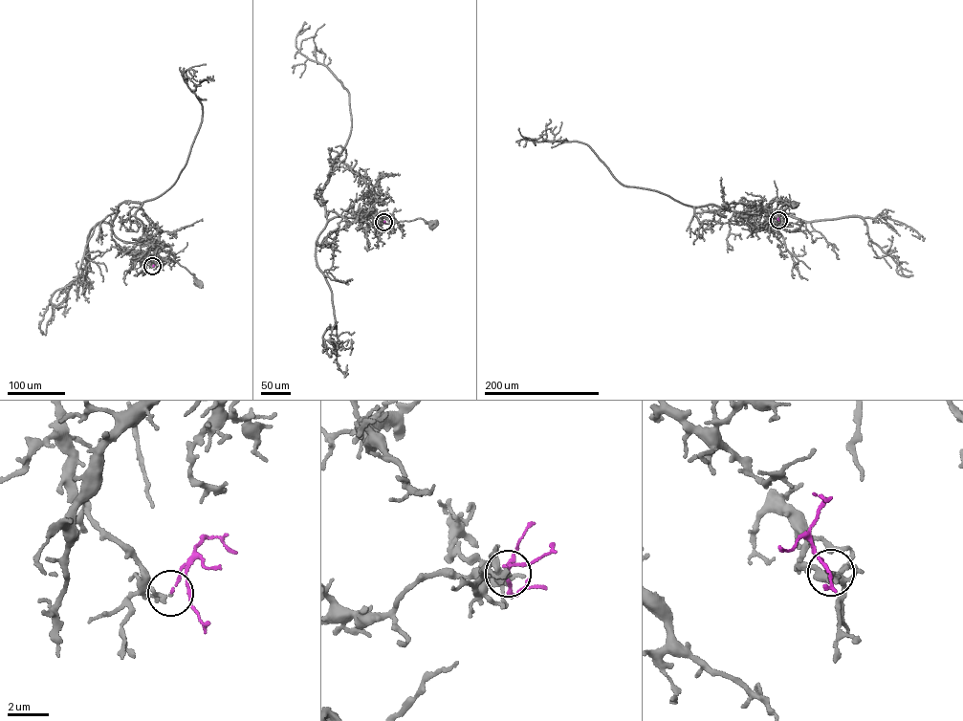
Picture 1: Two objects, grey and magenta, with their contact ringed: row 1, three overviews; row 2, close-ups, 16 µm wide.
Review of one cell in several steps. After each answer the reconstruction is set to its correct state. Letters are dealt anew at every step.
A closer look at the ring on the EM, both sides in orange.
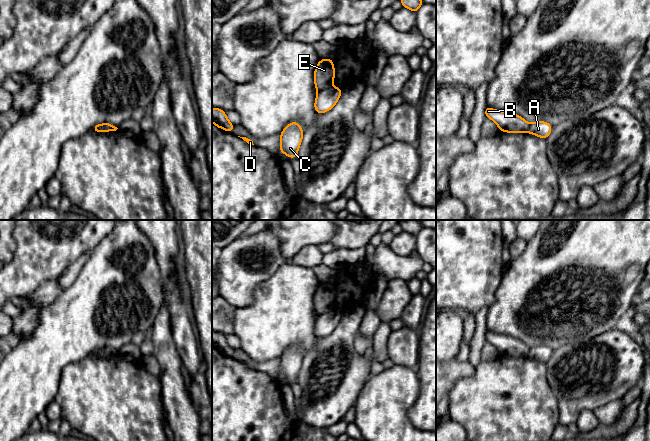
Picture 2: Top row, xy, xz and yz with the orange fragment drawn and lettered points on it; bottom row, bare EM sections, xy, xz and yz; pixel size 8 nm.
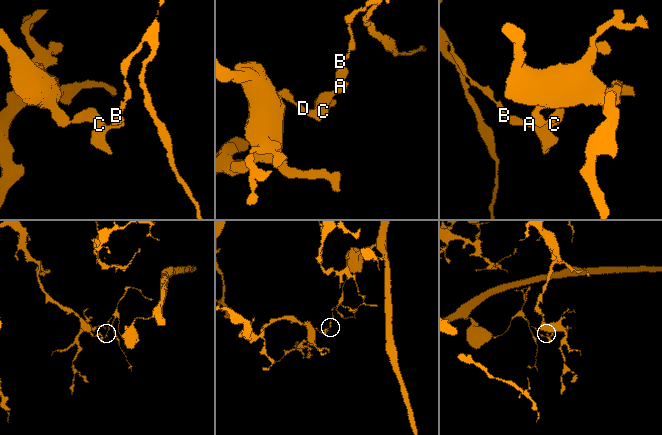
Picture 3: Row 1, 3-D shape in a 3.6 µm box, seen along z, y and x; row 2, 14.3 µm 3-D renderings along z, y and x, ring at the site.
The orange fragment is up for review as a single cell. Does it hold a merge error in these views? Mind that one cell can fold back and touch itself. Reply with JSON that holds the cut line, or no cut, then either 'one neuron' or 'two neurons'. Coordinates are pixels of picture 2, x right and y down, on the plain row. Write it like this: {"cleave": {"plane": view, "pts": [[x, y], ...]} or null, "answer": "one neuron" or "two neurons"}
{"cleave": {"plane": "xz", "pts": [[332, 310], [318, 315]]}, "answer": "two neurons"}

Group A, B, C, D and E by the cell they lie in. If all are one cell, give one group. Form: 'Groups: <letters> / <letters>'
Groups: A C D / B E

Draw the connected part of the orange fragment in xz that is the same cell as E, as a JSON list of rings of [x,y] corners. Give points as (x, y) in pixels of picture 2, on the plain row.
[[[326,282],[318,286],[314,295],[314,308],[317,315],[322,315],[332,311],[335,302],[335,293],[332,283]]]

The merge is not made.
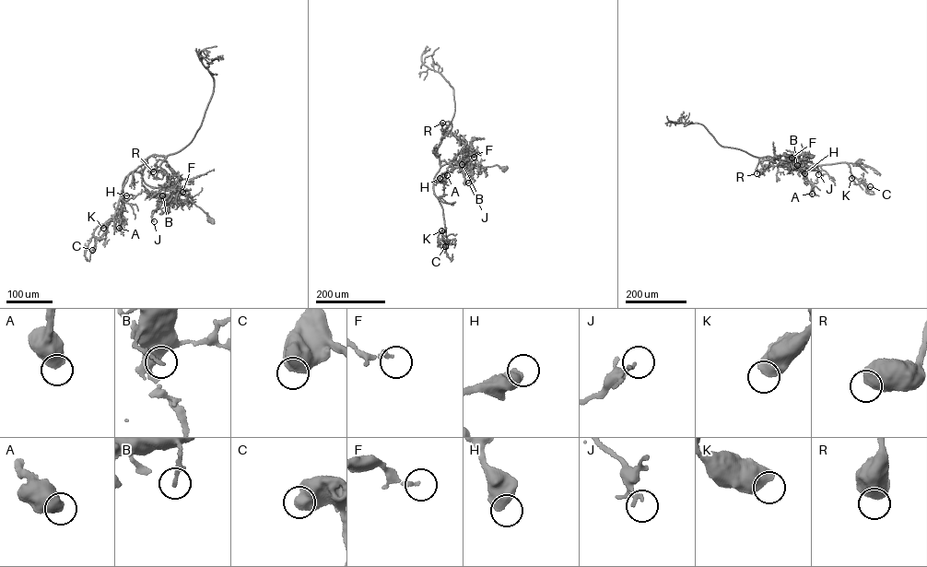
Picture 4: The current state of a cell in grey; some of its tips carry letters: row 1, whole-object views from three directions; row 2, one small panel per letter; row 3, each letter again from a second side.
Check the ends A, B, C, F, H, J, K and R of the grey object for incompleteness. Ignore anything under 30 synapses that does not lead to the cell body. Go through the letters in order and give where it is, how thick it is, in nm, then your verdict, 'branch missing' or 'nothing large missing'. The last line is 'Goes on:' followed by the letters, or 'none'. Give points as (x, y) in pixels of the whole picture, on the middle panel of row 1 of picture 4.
A: place (447, 175); calibre 700 nm; nothing large missing
B: place (462, 164); calibre 220 nm; nothing large missing
C: place (445, 246); calibre 750 nm; nothing large missing
F: place (474, 157); calibre 160 nm; nothing large missing
H: place (440, 178); calibre 650 nm; nothing large missing
J: place (468, 183); calibre 170 nm; nothing large missing
K: place (441, 230); calibre 850 nm; nothing large missing
R: place (442, 123); calibre 900 nm; nothing large missing
Goes on: none

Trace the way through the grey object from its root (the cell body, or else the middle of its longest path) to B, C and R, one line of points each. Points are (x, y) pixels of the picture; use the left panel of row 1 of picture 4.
B: (210, 218), (191, 201), (180, 198), (177, 192), (162, 195)
C: (210, 218), (175, 188), (148, 185), (141, 173), (131, 172), (123, 183), (118, 212), (94, 230), (92, 250)
R: (210, 218), (191, 201), (180, 198), (175, 188), (144, 182), (148, 158), (166, 157), (153, 171)

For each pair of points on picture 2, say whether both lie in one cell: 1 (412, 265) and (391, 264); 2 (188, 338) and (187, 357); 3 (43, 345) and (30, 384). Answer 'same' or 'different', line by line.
1: same
2: same
3: same

